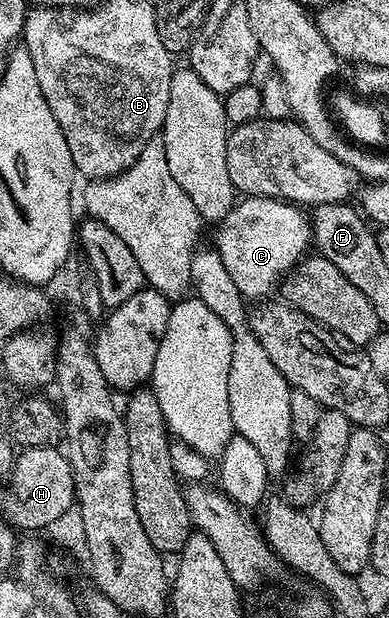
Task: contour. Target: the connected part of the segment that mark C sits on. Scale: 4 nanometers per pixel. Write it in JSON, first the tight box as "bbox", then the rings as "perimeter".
{"bbox":[216,195,312,301],"perimeter":[[[262,195],[239,198],[216,229],[216,250],[246,301],[262,301],[273,296],[270,294],[273,291],[275,294],[283,278],[302,262],[312,247],[307,212],[295,204],[281,199],[266,199]]]}

